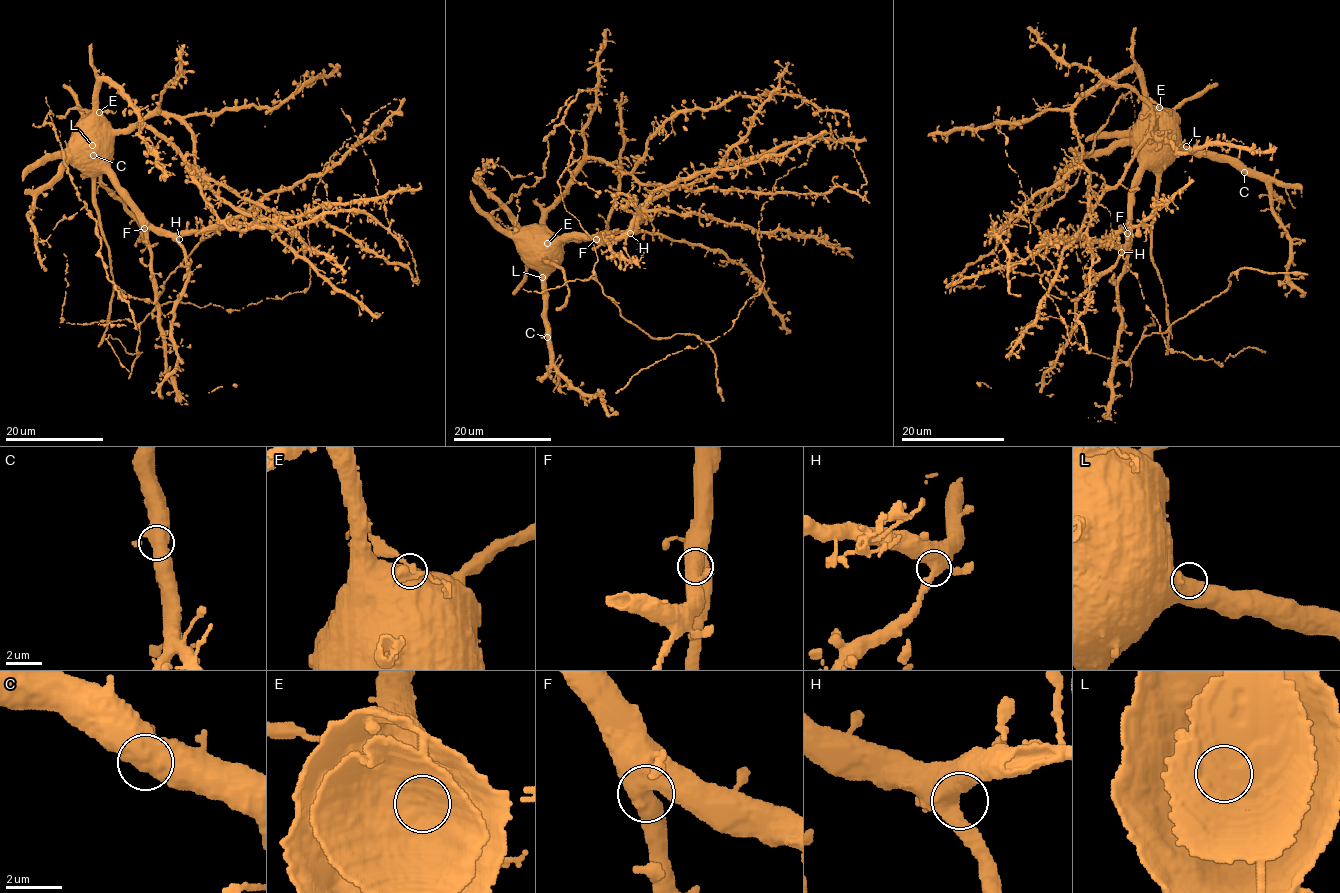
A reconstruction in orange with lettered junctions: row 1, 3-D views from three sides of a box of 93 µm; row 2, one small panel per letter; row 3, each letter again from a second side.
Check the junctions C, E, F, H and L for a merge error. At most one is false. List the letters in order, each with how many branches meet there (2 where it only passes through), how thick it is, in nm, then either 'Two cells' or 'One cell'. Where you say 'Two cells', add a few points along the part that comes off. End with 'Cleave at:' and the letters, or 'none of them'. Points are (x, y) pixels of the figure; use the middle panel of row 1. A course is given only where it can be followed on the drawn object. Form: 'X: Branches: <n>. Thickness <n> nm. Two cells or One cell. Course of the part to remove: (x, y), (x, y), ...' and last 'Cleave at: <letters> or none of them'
C: Branches: 2. Thickness 700 nm. One cell
E: Branches: 2. Thickness 700 nm. Two cells. Course of the part to remove: (547, 242), (531, 231), (506, 227), (492, 215), (543, 176), (547, 136), (580, 90), (547, 125)
F: Branches: 2. Thickness 550 nm. One cell
H: Branches: 2. Thickness 550 nm. One cell
L: Branches: 1. Thickness 650 nm. One cell
Cleave at: E

